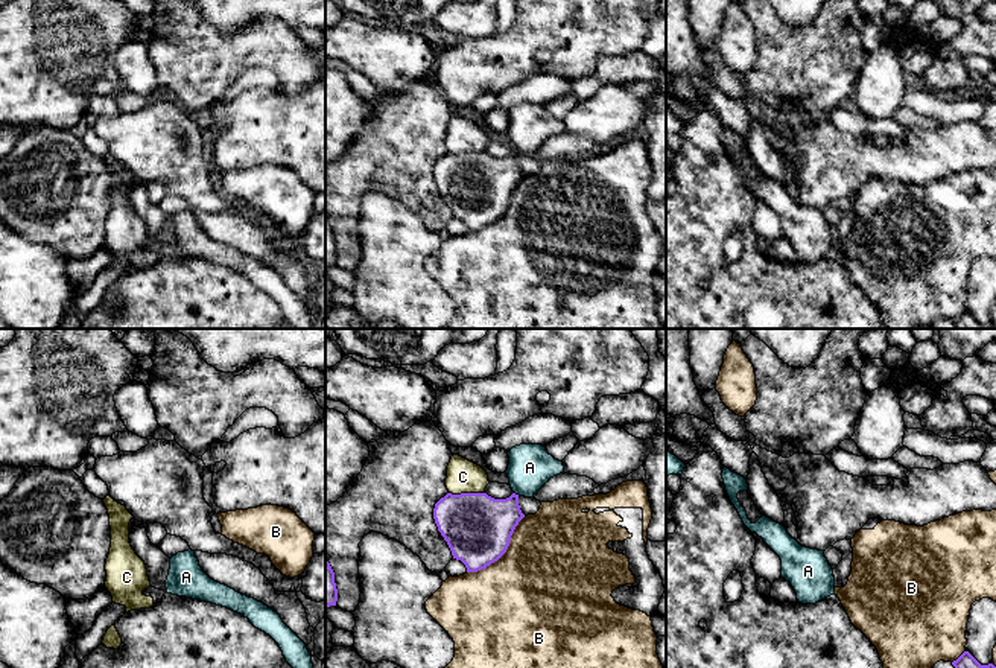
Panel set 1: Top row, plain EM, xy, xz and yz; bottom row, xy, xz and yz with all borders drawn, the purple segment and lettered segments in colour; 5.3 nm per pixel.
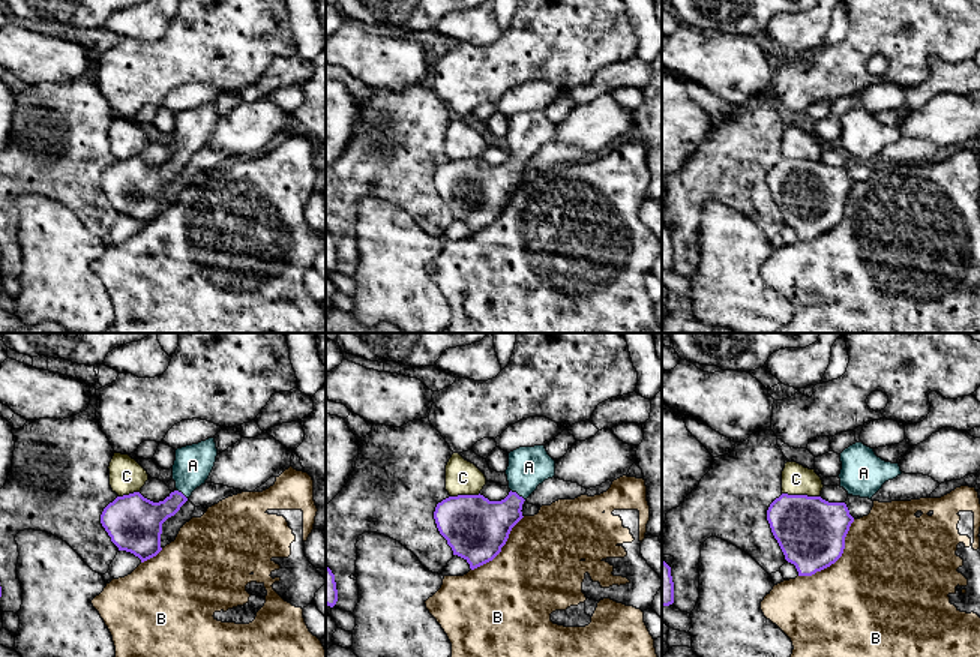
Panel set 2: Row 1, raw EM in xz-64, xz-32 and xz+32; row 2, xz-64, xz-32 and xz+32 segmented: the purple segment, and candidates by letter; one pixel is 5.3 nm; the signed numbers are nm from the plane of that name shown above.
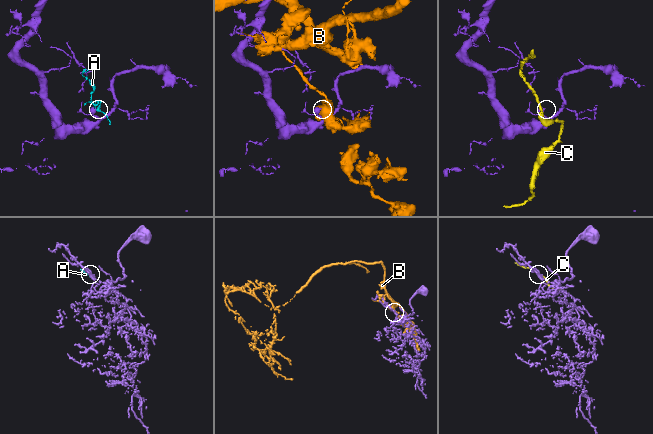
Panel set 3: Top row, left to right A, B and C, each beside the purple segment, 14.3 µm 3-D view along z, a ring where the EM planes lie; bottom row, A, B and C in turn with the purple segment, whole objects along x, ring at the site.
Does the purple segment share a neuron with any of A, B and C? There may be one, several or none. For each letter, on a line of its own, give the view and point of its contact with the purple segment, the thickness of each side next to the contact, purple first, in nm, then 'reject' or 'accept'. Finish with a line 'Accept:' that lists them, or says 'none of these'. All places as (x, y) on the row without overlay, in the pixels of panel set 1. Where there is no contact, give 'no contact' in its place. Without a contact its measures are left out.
A: xz (517, 154) | 320/220 nm | accept
B: xz (504, 212) | 360/500 nm | reject
C: xz (467, 152) | 360/180 nm | reject
Accept: A

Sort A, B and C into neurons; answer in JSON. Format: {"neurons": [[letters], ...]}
{"neurons": [["A"], ["B"], ["C"]]}

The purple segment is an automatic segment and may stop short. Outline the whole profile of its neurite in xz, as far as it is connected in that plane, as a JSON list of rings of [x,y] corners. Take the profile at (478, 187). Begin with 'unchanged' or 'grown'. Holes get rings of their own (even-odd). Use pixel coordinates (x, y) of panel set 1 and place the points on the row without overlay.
grown | [[[520,103],[508,111],[506,134],[512,154],[506,158],[494,158],[487,152],[447,152],[433,167],[438,190],[447,201],[453,218],[461,219],[467,231],[477,231],[497,221],[508,208],[511,195],[525,177],[519,157],[532,157],[550,137],[564,132],[563,120],[555,119],[541,103]]]

